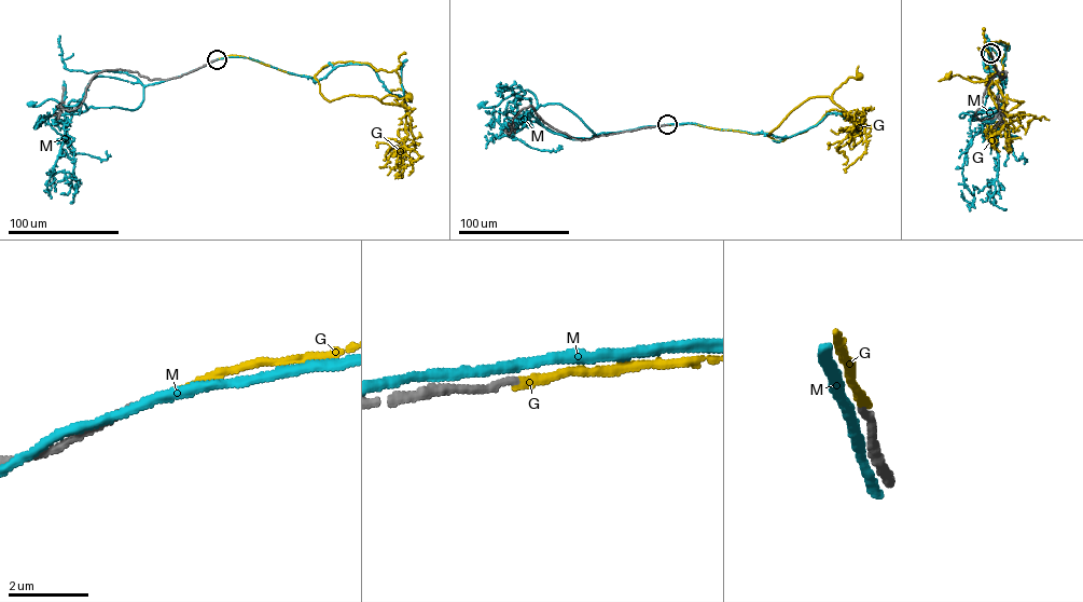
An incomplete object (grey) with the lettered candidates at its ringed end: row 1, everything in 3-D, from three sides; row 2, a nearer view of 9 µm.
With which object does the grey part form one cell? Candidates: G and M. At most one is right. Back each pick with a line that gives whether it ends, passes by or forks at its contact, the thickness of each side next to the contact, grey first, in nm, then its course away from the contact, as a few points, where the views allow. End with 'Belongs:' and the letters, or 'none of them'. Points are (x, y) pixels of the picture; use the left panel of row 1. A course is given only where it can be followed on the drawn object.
G: it ends; calibres 170 and 190 nm; course (217, 59), (244, 56), (314, 77), (328, 100), (353, 95), (380, 101), (390, 94), (410, 98)
Belongs: G

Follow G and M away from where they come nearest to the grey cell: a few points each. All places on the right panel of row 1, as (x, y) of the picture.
G: (990, 53), (989, 48), (1002, 59), (996, 83), (957, 74), (949, 79), (949, 73), (947, 77)
M: (990, 53), (1002, 101), (993, 112), (974, 113), (976, 118), (959, 115), (970, 111), (973, 118)

